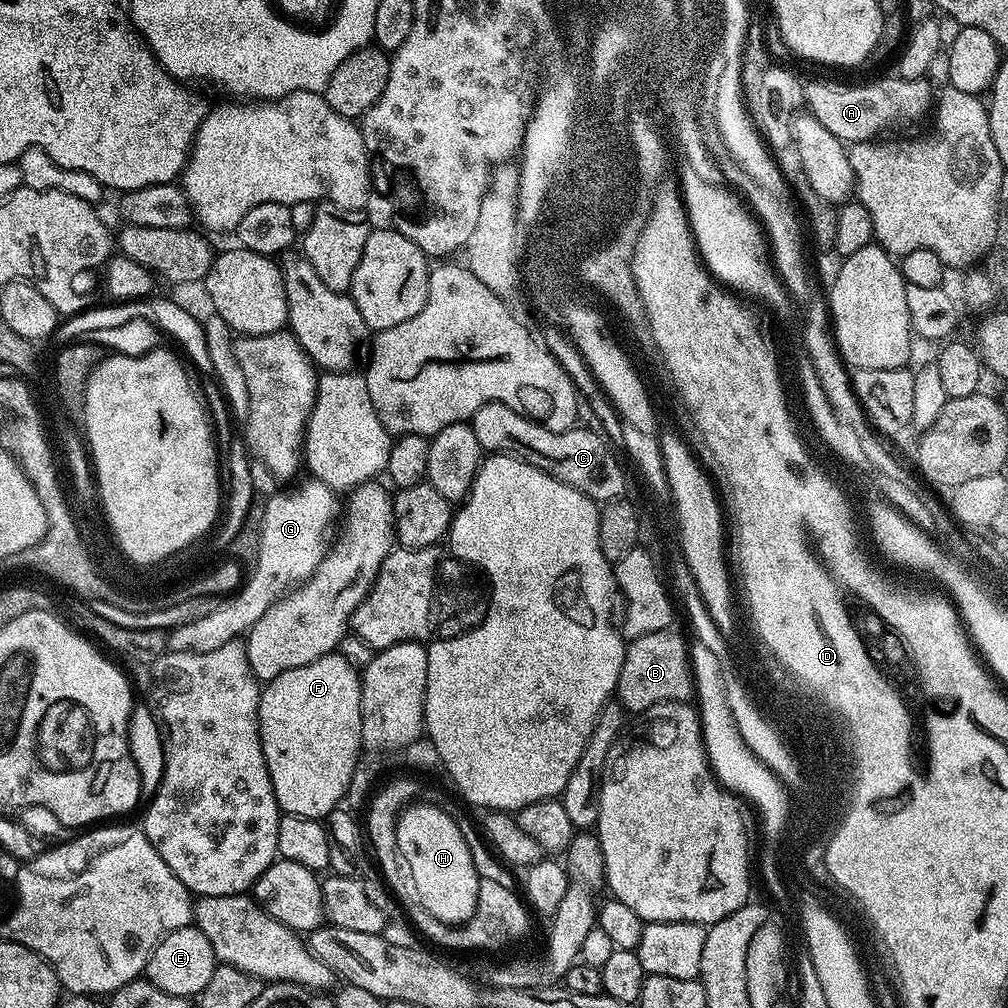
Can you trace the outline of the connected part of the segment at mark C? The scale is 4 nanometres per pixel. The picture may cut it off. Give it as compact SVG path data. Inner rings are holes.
M505 404L482 406L474 413L470 423L474 438L478 438L485 453L518 458L597 502L607 502L625 495L624 472L615 454L598 433L588 428L577 426L565 432L552 432L519 412L510 410L510 406Z

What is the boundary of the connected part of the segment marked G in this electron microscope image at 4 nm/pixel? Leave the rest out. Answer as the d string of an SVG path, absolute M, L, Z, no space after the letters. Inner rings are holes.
M319 482L304 485L298 492L290 492L282 496L269 495L265 506L265 518L260 530L260 549L258 550L257 565L250 569L250 575L243 581L242 587L235 594L229 595L217 608L212 608L208 613L197 615L195 620L183 624L168 632L168 647L173 652L209 652L218 650L226 642L243 637L249 628L253 628L270 610L270 606L276 603L285 592L293 586L306 580L312 575L321 557L326 551L324 544L324 531L332 520L332 496L333 489Z

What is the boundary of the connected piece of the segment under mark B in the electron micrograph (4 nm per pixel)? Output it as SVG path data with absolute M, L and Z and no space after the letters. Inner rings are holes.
M676 630L651 632L631 641L624 649L622 670L614 693L620 707L629 713L639 714L667 700L691 701L694 696L694 679L689 649Z

